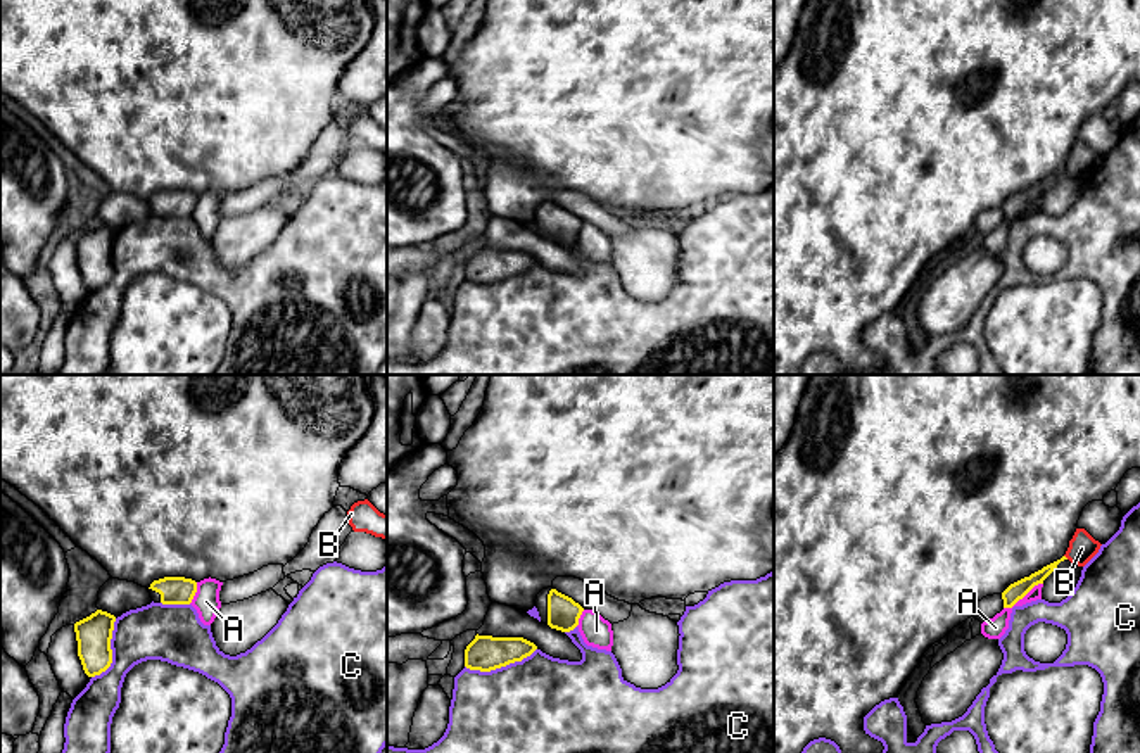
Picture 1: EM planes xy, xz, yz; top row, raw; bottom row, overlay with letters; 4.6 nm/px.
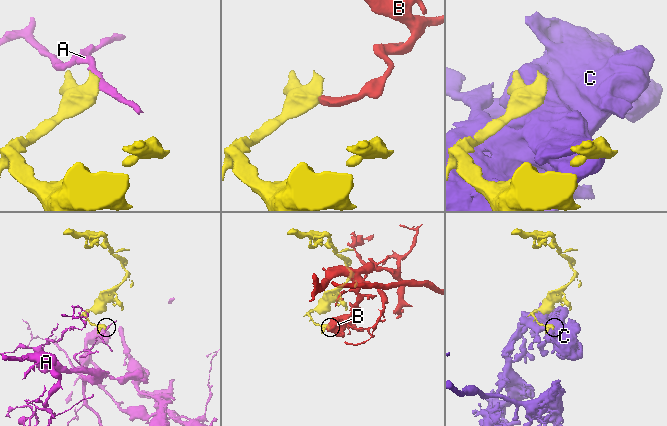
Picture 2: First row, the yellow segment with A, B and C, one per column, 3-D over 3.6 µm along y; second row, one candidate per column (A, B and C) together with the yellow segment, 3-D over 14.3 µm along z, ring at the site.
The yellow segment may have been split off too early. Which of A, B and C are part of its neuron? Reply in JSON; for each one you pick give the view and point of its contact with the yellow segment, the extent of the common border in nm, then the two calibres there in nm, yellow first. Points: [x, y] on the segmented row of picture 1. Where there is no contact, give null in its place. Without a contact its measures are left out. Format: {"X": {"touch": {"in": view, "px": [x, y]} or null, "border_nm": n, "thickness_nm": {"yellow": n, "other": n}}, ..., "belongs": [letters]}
{"belongs": []}

